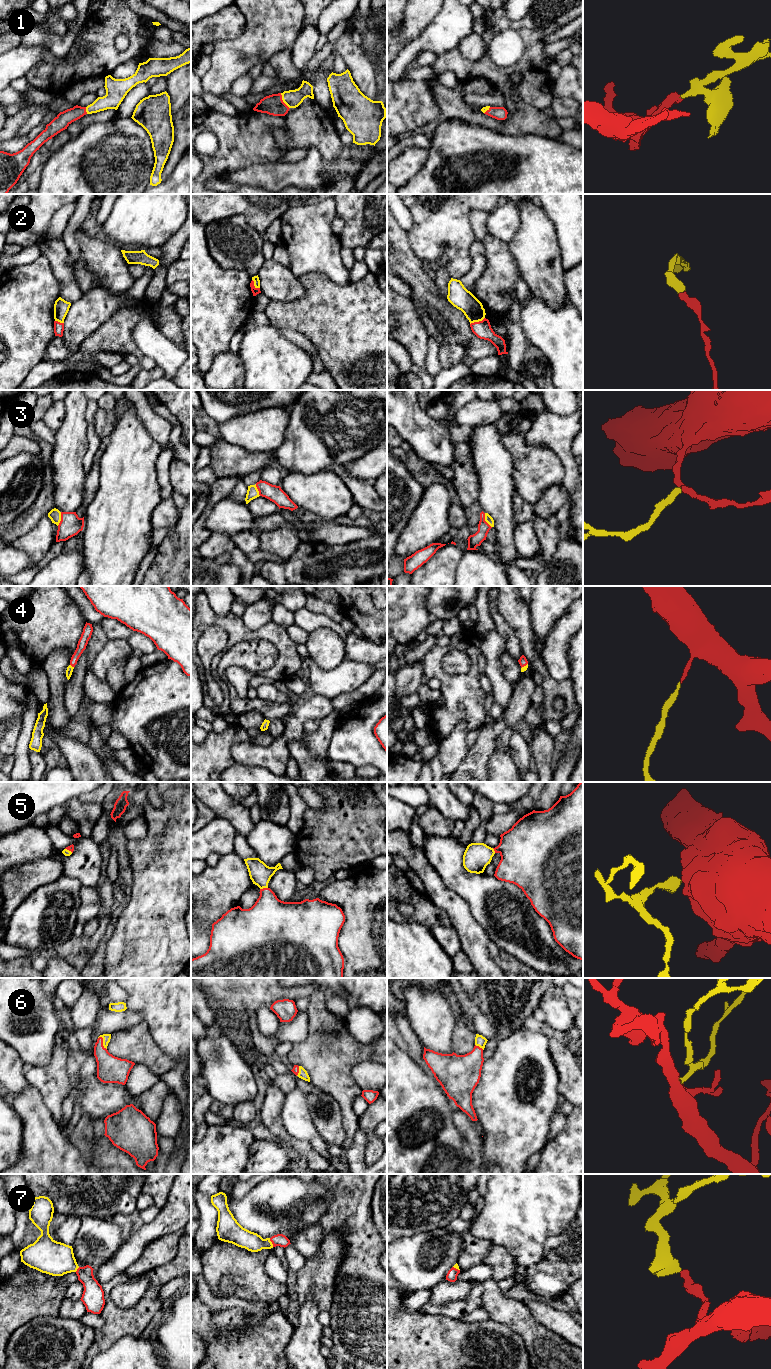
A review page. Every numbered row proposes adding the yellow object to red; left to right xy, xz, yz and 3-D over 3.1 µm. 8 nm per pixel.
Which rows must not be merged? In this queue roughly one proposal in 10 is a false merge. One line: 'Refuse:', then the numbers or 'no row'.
Refuse: no row

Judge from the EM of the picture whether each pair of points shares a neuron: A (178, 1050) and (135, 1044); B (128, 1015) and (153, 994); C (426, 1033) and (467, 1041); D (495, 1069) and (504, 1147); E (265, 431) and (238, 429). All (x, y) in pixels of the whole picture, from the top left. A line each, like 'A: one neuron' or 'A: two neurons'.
A: two neurons
B: two neurons
C: two neurons
D: one neuron
E: one neuron

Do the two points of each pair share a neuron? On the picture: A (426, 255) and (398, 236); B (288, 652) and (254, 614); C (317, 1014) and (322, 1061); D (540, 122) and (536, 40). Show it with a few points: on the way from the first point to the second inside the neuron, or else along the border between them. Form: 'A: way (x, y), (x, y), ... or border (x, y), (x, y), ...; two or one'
A: border (406, 232), (411, 250), (423, 263); two
B: border (271, 620), (256, 629), (249, 629), (244, 625); two
C: way (317, 1026), (314, 1031), (322, 1039), (322, 1049); one
D: border (526, 104), (543, 111); two

